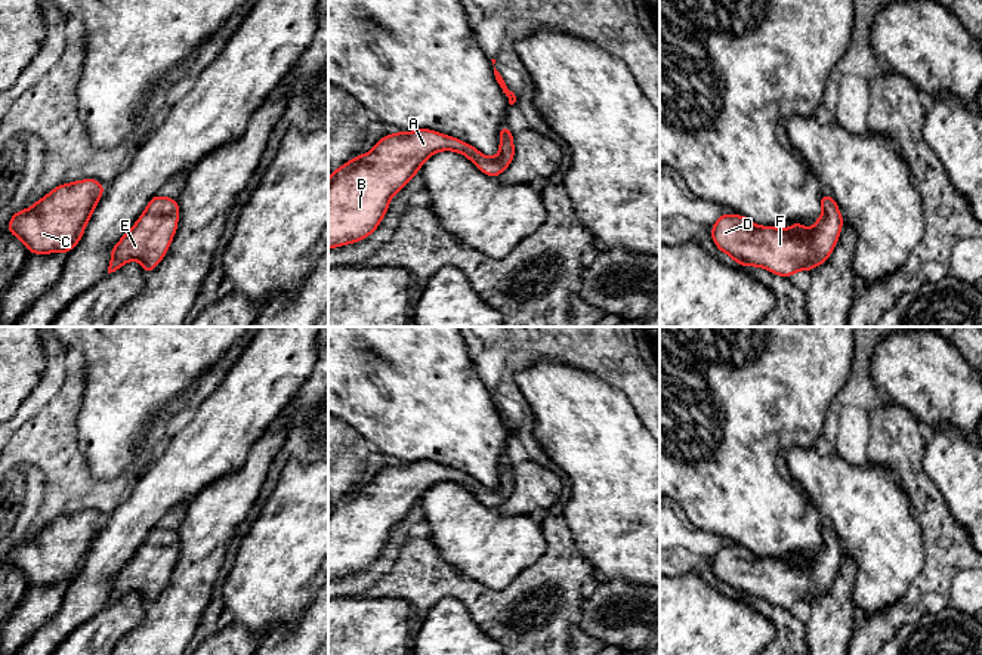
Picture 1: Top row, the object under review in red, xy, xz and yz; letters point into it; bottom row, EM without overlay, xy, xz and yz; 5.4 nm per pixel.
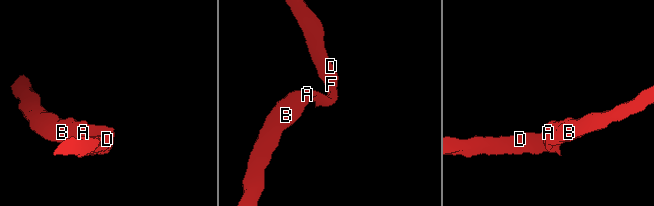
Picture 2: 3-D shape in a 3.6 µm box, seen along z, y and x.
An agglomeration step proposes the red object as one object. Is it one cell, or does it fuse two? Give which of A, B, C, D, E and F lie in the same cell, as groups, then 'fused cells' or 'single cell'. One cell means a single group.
groups A B C D E F; single cell

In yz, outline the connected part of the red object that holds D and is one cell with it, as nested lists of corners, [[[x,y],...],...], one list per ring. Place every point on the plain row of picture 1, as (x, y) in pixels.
[[[821,526],[819,532],[822,546],[810,560],[799,553],[788,560],[759,557],[745,547],[723,544],[711,557],[713,574],[720,583],[729,586],[736,596],[763,599],[785,609],[790,609],[797,602],[810,603],[828,591],[844,553],[833,528]]]

